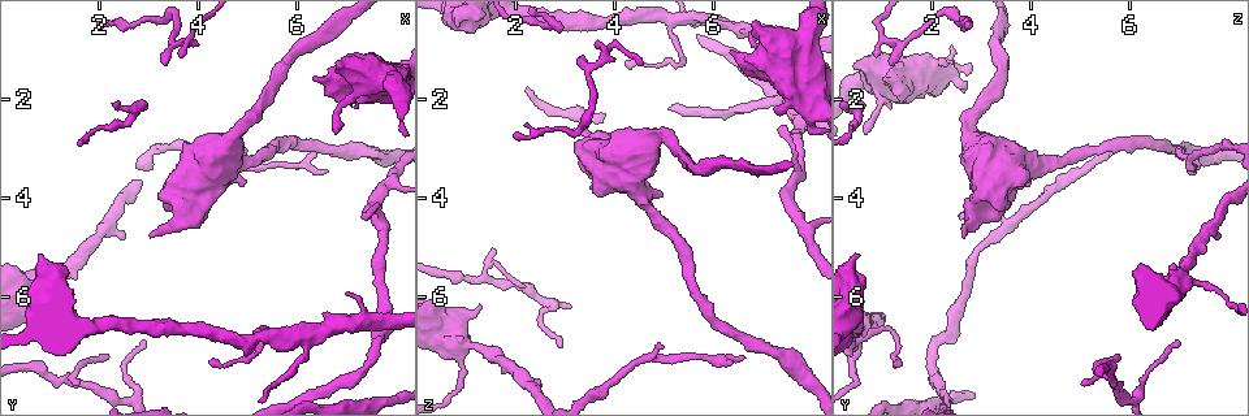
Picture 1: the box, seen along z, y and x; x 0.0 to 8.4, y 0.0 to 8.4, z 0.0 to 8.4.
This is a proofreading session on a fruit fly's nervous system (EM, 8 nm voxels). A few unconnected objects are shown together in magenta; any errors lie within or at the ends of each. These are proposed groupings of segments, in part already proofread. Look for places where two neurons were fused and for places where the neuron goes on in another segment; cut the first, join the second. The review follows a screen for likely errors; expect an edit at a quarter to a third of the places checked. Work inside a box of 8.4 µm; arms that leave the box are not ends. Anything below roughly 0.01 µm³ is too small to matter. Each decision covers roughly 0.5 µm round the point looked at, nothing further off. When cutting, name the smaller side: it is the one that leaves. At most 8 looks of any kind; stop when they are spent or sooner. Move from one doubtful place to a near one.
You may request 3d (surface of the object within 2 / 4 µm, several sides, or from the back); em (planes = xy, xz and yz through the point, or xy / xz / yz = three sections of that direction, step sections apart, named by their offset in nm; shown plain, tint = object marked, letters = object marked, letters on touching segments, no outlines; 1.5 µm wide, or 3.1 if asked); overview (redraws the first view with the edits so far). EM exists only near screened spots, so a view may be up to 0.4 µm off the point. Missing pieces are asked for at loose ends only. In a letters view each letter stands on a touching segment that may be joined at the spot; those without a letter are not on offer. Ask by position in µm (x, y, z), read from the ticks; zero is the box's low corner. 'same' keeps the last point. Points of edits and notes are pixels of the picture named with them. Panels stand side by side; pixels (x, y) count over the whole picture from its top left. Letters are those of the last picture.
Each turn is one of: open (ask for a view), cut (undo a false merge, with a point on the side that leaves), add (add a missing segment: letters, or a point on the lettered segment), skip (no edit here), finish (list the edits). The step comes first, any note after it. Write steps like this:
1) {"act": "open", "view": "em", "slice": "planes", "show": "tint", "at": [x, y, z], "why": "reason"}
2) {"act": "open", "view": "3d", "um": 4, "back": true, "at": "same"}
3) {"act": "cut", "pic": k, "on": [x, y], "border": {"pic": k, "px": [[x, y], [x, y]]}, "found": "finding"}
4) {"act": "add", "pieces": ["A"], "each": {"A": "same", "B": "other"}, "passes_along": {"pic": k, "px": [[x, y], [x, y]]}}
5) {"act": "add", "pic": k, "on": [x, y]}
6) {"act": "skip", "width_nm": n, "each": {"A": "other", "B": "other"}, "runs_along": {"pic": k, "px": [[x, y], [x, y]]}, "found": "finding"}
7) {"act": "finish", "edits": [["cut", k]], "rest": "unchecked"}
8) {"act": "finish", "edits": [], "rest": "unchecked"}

{"act": "open", "view": "3d", "um": 4, "at": [2.80, 7.95, 6.25], "why": "sharp bend"}

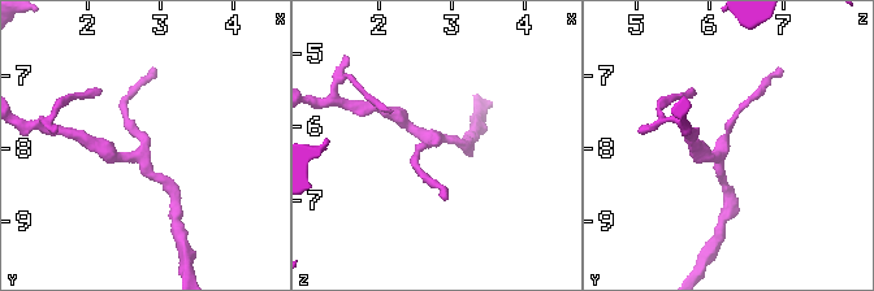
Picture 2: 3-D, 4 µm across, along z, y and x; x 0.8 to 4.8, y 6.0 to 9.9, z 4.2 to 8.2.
{"act": "open", "view": "em", "slice": "planes", "show": "letters", "at": [2.75, 7.90, 6.25], "why": "need the tissue"}

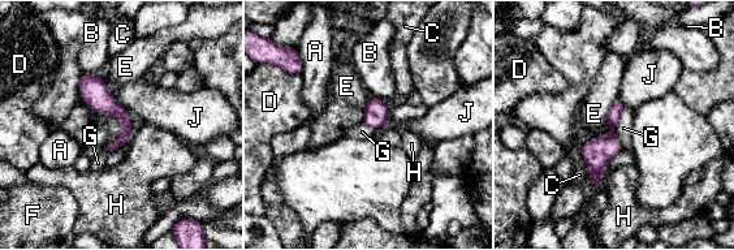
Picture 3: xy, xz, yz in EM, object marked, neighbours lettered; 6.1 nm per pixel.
{"act": "skip", "each": {"A": "other", "B": "other", "C": "other", "D": "other", "E": "other", "F": "other", "G": "other", "H": "other", "J": "other"}, "found": "one neuron here"}

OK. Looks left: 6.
{"act": "open", "view": "3d", "um": 2, "at": [4.85, 3.80, 3.95], "why": "thick end"}

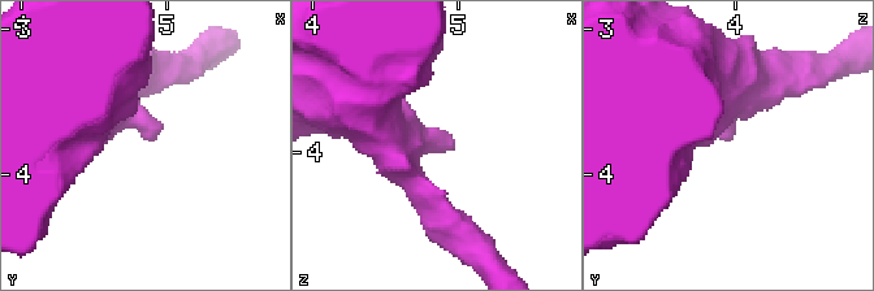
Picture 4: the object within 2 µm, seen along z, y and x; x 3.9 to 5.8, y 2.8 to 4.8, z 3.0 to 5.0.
{"act": "open", "view": "em", "slice": "planes", "show": "letters", "at": [4.86, 3.76, 3.96], "why": "need the tissue"}

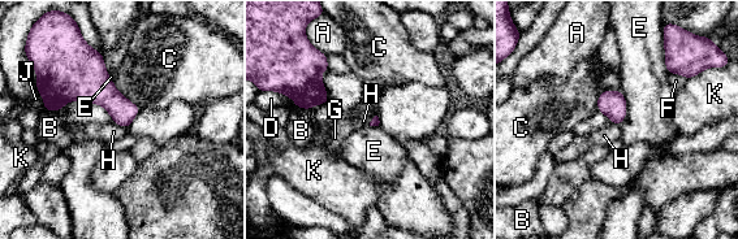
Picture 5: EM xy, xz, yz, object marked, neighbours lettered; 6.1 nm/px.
{"act": "skip", "each": {"A": "other", "B": "other", "C": "other", "D": "other", "E": "other", "F": "other", "G": "other", "H": "other", "J": "other", "K": "other"}, "border": {"pic": 5, "px": [[618, 90], [626, 108], [621, 124]]}, "found": "none of them fits"}

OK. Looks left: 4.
{"act": "open", "view": "3d", "um": 2, "at": [3.60, 0.95, 1.40], "why": "abrupt turn"}

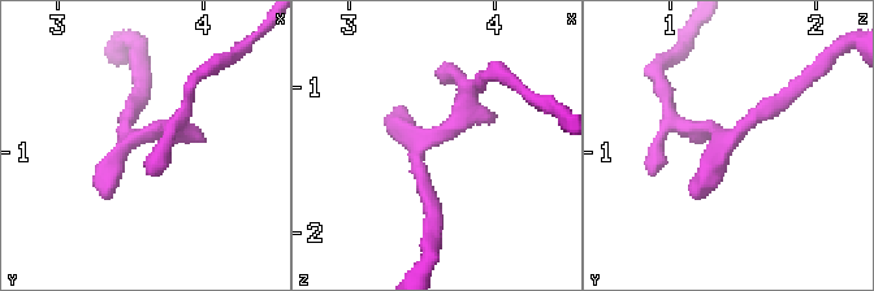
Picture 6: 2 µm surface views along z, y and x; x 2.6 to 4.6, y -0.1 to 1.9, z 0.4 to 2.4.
{"act": "open", "view": "em", "slice": "xy", "step": 8, "show": "letters", "at": [3.58, 0.88, 1.36]}

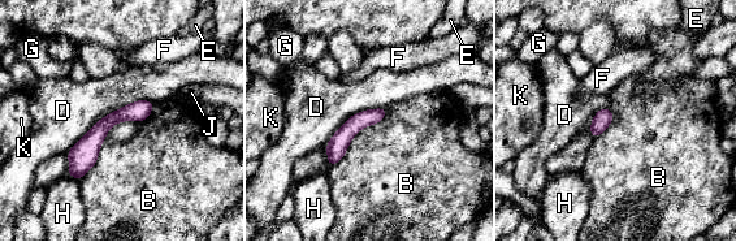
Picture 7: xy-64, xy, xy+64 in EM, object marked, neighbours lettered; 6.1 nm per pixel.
{"act": "skip", "longest_contact_nm": ["D", 650], "each": {"B": "other", "D": "other", "E": "other", "F": "other", "G": "other", "H": "other", "J": "other", "K": "other"}, "runs_along": {"pic": 7, "px": [[148, 104], [113, 117], [72, 172]]}, "found": "continuous, no second neuron"}

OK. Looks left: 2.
{"act": "finish", "edits": [], "rest": "unchecked"}

